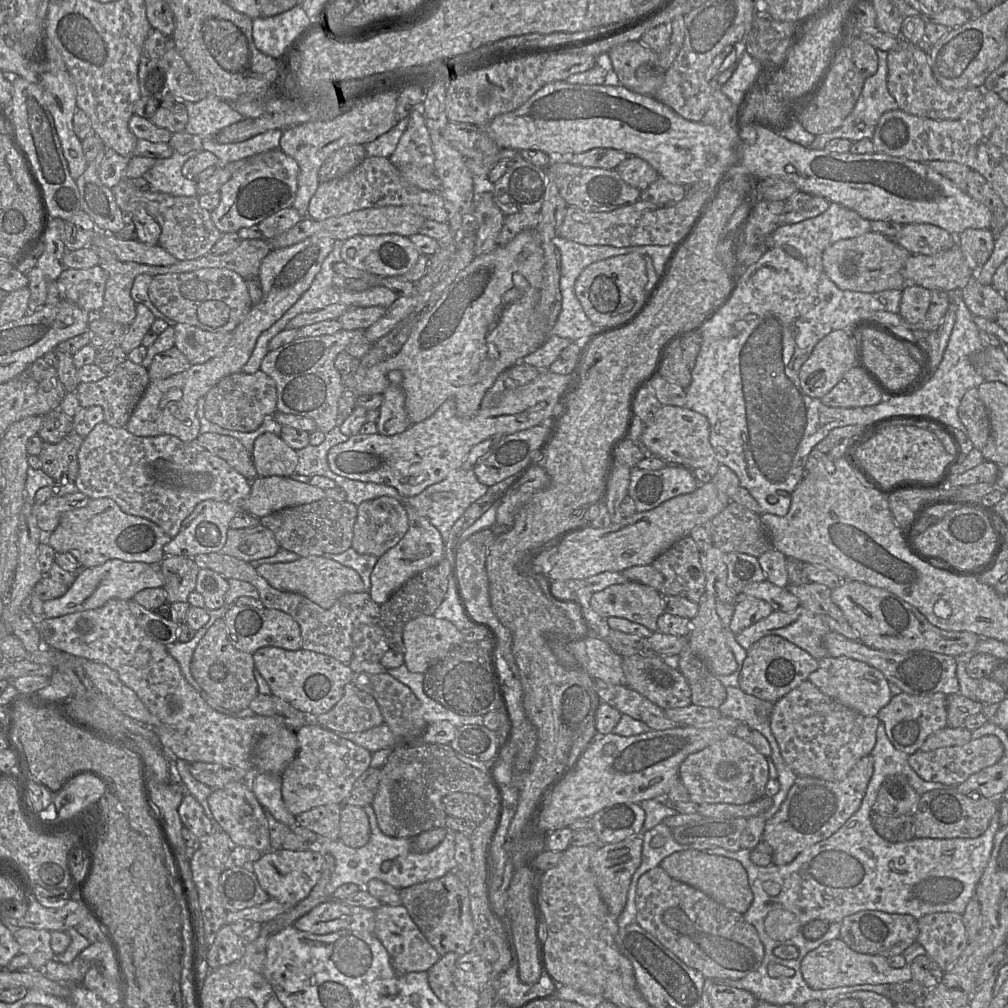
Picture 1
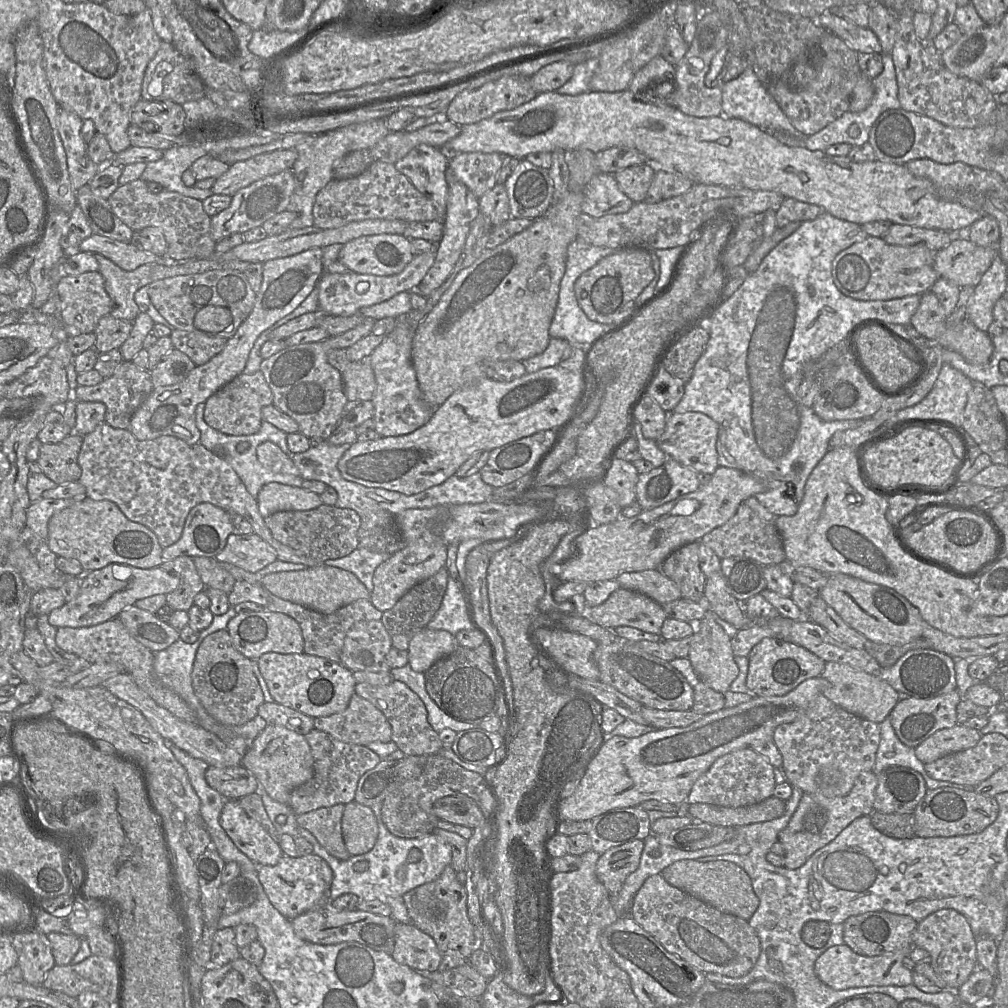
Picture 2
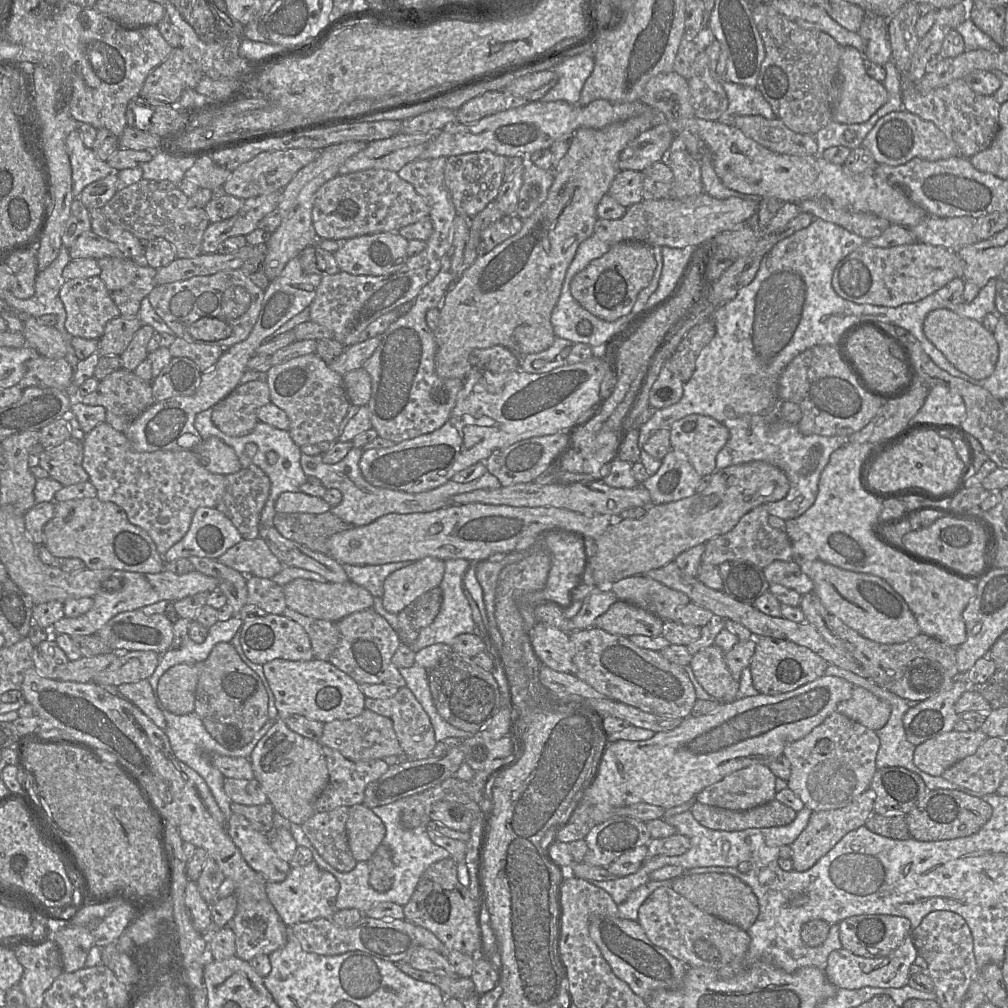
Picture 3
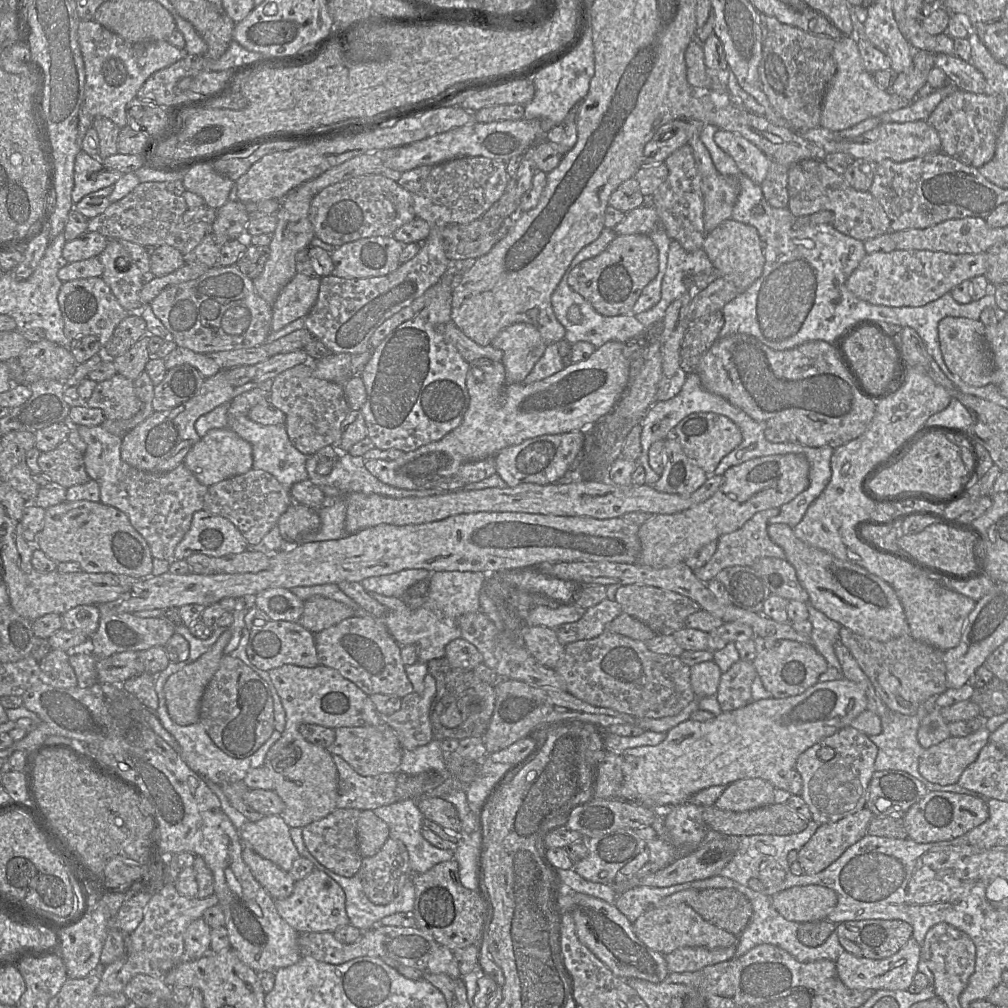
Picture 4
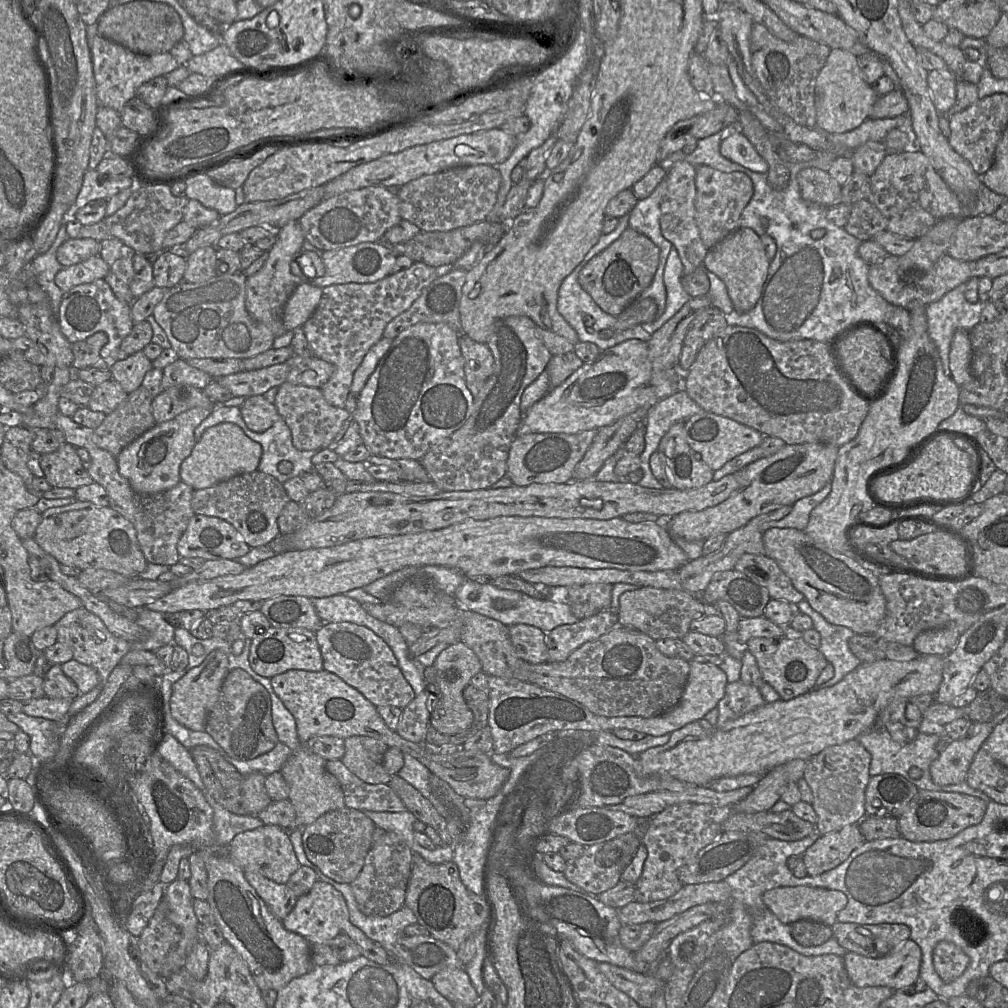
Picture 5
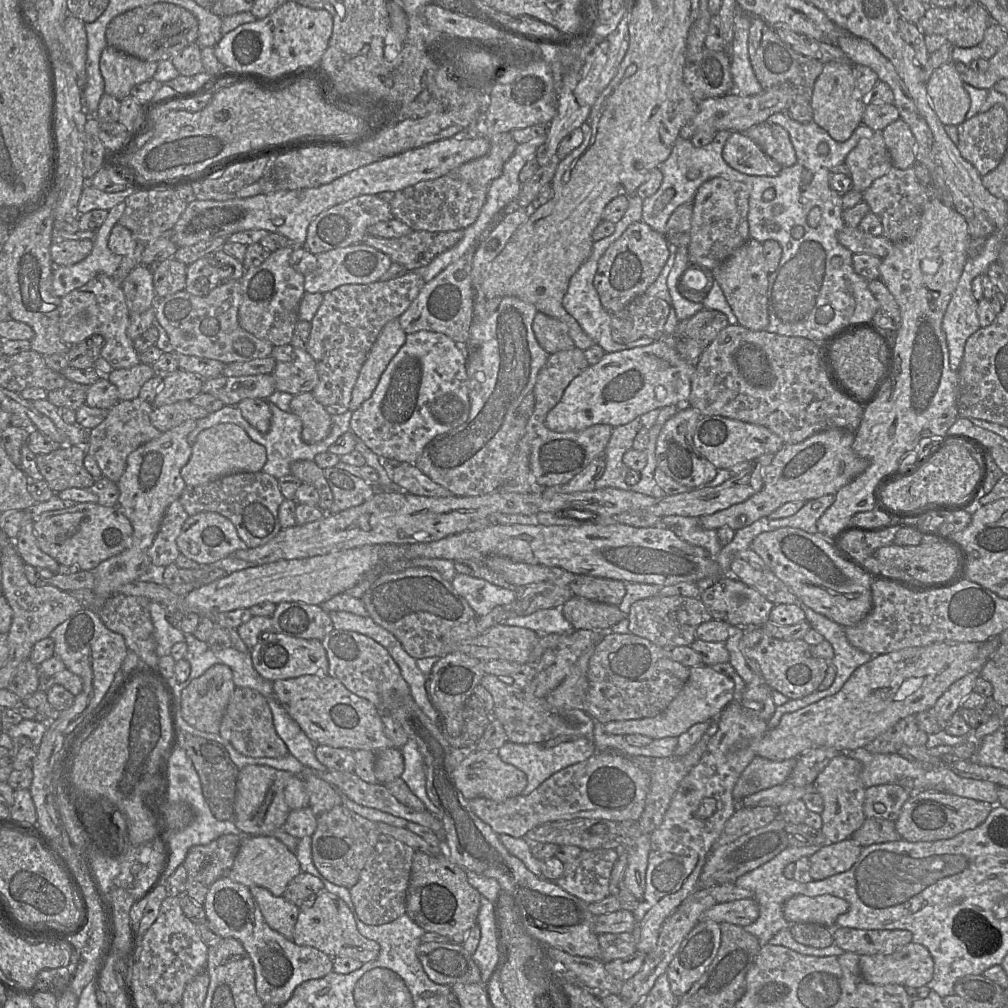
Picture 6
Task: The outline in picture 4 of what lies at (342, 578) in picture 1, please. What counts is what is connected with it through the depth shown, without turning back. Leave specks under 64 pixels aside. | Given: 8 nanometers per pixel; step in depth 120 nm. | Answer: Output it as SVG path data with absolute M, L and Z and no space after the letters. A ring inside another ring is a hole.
M313 596L304 601L304 610L298 623L315 634L354 615L355 611L341 602Z

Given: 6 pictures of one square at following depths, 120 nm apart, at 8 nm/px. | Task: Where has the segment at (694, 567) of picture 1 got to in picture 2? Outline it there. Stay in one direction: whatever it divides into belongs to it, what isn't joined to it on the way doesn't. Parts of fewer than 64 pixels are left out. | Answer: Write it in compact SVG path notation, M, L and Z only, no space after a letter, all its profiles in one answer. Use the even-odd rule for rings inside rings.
M689 543L673 551L659 568L678 586L681 598L692 602L704 602L706 577L699 565L700 543Z

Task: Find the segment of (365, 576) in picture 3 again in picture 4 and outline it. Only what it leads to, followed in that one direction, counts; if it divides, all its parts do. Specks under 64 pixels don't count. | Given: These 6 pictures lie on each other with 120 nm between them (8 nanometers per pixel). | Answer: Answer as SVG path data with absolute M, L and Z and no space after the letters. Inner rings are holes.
M406 569L396 573L365 578L361 585L367 592L375 592L387 597L403 596L411 587L426 581L431 572L425 569Z

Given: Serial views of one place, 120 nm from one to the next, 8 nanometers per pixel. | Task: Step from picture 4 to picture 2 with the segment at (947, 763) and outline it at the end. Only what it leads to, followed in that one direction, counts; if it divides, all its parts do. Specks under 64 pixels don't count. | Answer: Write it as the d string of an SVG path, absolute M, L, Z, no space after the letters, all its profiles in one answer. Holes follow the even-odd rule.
M956 724L954 727L941 729L932 734L915 747L914 753L919 761L927 764L948 754L975 746L981 736L978 730Z

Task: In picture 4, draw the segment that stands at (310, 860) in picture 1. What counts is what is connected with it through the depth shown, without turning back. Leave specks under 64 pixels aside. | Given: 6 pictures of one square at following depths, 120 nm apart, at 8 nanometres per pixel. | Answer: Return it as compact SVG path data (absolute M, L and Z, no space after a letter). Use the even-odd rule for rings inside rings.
M314 867L305 878L295 881L291 895L274 900L278 914L298 933L332 932L350 924L345 910L345 893L329 875Z

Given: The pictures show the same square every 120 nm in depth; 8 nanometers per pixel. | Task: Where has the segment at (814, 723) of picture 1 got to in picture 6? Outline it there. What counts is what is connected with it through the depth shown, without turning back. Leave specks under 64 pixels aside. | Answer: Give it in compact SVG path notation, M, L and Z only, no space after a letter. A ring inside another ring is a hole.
M846 752L836 755L818 774L813 782L815 791L823 799L821 831L829 843L850 838L866 819L864 813L865 790L861 781L862 764Z

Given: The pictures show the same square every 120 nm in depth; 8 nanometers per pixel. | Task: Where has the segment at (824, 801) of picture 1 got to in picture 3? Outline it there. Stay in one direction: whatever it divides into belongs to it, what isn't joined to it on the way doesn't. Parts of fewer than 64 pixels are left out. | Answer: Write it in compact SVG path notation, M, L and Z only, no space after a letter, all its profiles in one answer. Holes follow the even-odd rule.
M868 788L842 808L812 812L807 826L790 845L792 848L791 859L793 861L793 869L798 872L804 872L810 869L822 856L829 852L844 835L865 825L874 813L874 801L875 793L871 788Z

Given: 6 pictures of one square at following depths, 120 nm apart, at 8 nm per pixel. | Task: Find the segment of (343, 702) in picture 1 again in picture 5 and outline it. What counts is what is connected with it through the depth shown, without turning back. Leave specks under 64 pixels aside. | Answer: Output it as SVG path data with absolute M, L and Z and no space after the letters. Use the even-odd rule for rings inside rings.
M351 736L344 739L344 765L366 783L389 783L391 775L383 766L383 757L389 748L384 742L369 736Z

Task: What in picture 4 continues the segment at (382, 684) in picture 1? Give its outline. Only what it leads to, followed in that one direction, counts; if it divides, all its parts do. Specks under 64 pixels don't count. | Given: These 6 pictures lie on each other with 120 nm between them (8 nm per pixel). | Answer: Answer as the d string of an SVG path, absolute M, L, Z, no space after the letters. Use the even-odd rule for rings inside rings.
M427 673L422 694L412 692L403 697L400 709L391 715L379 713L381 721L395 731L404 750L414 750L432 741L430 710L435 695L435 679Z

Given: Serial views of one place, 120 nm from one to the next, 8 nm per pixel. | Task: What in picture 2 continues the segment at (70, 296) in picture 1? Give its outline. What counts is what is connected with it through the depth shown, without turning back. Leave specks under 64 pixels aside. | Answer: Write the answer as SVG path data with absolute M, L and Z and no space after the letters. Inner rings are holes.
M99 271L86 272L80 275L62 276L56 285L56 293L59 295L62 301L62 311L60 313L60 318L68 327L69 336L70 332L82 334L94 332L99 320L102 317L109 315L112 310L112 300L105 290L104 278Z

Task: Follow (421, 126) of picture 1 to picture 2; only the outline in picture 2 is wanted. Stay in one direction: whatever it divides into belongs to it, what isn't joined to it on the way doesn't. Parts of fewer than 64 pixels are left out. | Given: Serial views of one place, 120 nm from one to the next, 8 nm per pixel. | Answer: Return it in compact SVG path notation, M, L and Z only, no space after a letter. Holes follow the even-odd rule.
M420 144L394 164L418 191L432 201L439 215L438 220L442 222L446 215L448 196L448 162L449 154L441 148Z

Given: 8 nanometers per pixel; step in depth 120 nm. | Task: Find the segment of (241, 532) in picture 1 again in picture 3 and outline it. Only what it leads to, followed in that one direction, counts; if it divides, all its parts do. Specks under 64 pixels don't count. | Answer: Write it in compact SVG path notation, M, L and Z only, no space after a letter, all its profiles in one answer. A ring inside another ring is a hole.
M263 538L242 539L218 558L222 564L248 576L272 579L284 565Z

